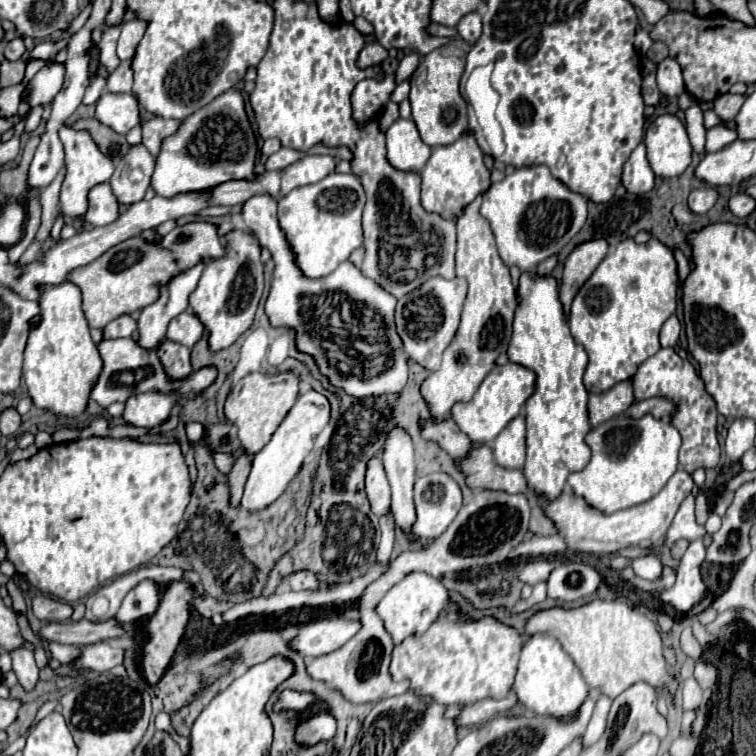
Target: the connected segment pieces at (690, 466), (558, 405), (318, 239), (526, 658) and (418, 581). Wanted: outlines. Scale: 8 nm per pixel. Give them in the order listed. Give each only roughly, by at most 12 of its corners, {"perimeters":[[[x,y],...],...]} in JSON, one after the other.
{"perimeters":[[[660,348],[632,376],[636,400],[678,400],[680,466],[714,468],[718,412],[688,360]],[[522,272],[510,362],[536,372],[524,474],[548,498],[590,460],[588,354],[558,280]],[[332,172],[278,202],[298,266],[328,276],[362,246],[366,196]],[[550,634],[526,640],[512,688],[542,716],[574,716],[588,684]],[[412,572],[376,606],[398,644],[424,632],[448,590],[426,572]]]}

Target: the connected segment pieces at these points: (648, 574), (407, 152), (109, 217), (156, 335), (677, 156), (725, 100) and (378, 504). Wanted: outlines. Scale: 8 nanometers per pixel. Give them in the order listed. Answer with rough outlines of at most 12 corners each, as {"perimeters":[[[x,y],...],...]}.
{"perimeters":[[[657,555],[632,561],[634,573],[647,580],[660,576]],[[398,118],[386,130],[394,168],[422,172],[432,148],[416,124]],[[108,182],[88,192],[84,218],[106,226],[118,218],[118,202]],[[204,264],[162,288],[140,312],[138,344],[162,346],[168,322],[188,310]],[[674,114],[646,130],[646,158],[656,176],[678,176],[692,146]],[[722,94],[714,112],[722,120],[734,120],[746,96]],[[380,456],[366,462],[366,494],[376,516],[390,510]]]}

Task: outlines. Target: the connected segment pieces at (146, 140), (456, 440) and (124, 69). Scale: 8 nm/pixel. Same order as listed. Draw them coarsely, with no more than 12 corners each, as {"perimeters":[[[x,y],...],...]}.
{"perimeters":[[[152,118],[142,122],[142,144],[150,154],[176,134],[182,120]],[[430,414],[420,420],[422,438],[452,458],[470,448],[454,420]],[[130,60],[108,76],[108,92],[126,94],[132,90]]]}

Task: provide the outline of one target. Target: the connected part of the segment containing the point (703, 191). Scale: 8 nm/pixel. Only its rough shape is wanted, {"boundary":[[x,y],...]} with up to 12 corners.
{"boundary":[[714,188],[692,190],[688,206],[694,214],[706,214],[718,200]]}

